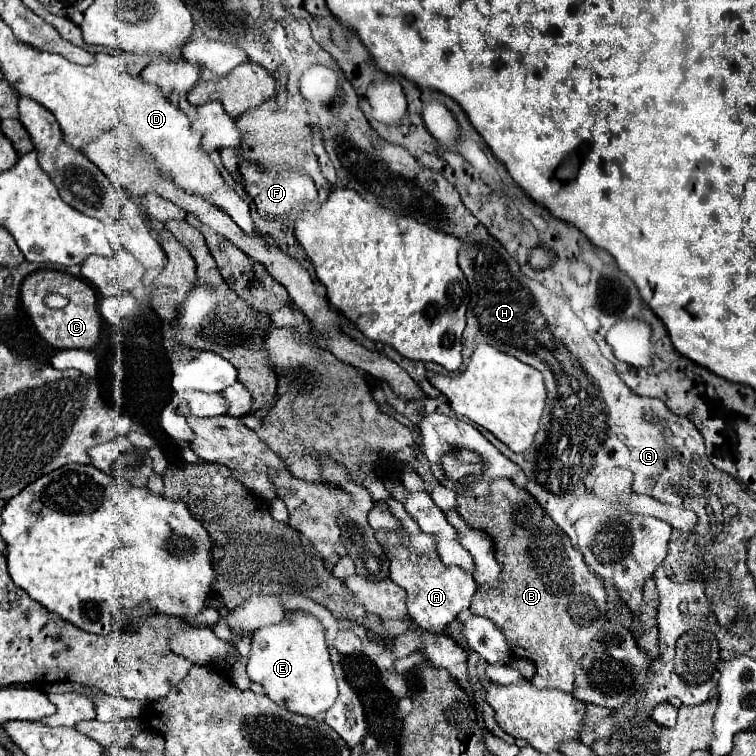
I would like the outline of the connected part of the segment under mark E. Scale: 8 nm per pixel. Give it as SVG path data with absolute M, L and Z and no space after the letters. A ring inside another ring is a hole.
M286 612L286 620L280 624L252 634L248 676L252 682L262 684L264 694L278 706L308 718L322 718L338 696L334 668L324 642L324 628L314 616L310 618L302 612Z

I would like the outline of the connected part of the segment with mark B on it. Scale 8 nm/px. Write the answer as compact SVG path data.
M498 478L490 484L486 496L458 494L456 510L464 522L472 528L484 530L494 540L496 562L502 568L500 580L488 588L480 588L474 594L470 612L494 620L502 630L510 650L518 658L526 658L536 664L536 676L532 684L538 688L560 688L572 692L574 668L578 660L590 648L590 642L606 624L606 592L598 576L594 576L578 550L572 548L570 538L554 524L554 520L542 510L542 506L528 494L528 490L514 486L508 478Z

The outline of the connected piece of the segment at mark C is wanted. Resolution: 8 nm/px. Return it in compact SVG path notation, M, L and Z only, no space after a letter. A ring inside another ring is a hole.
M38 270L22 282L20 302L40 336L54 348L94 348L100 338L100 314L98 298L88 282L82 278L58 272L58 270ZM50 294L60 294L68 298L66 308L48 308L44 298Z

